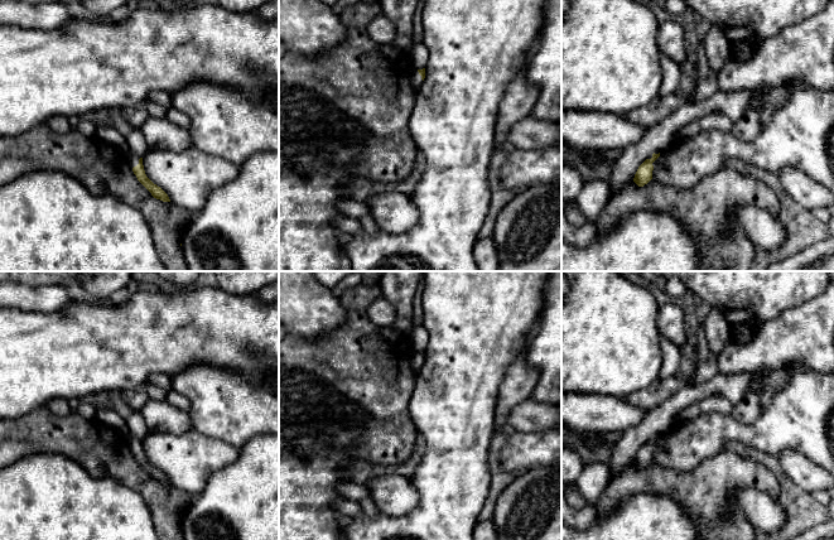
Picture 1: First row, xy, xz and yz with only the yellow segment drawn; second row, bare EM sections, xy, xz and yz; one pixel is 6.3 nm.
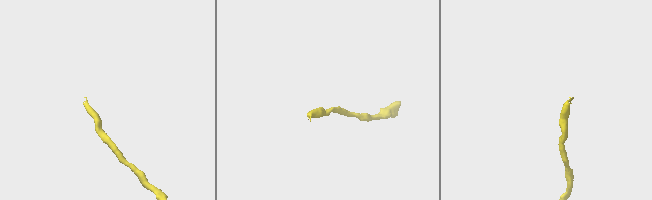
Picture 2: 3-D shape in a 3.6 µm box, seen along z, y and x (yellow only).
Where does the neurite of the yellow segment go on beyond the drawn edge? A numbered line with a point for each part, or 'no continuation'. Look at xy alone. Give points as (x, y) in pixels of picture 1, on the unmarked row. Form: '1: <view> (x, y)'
1: xy (133, 442)

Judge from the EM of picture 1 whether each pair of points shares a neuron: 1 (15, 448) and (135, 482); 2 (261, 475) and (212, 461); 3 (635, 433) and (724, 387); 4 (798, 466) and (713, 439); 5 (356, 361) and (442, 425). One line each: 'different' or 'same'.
1: same
2: different
3: same
4: different
5: different

